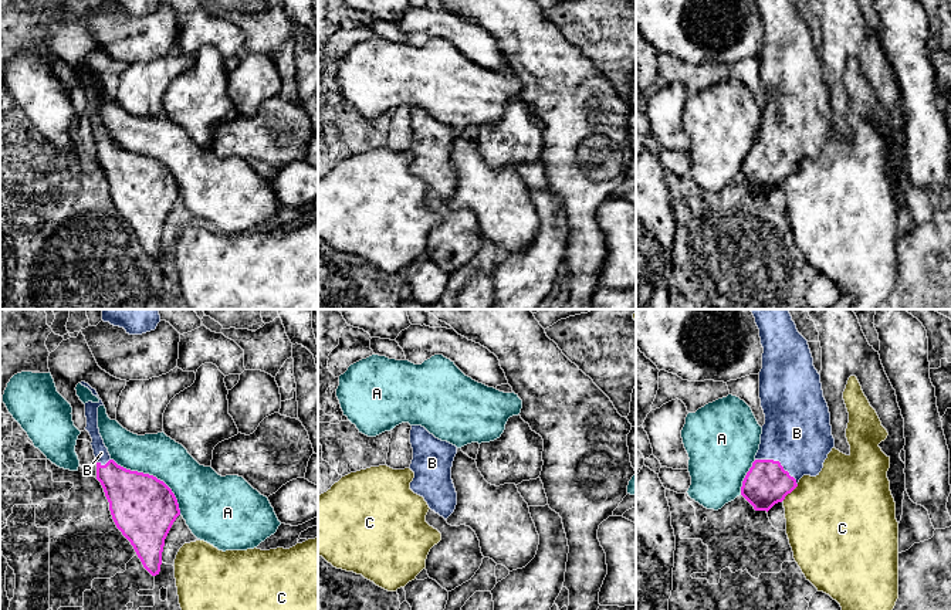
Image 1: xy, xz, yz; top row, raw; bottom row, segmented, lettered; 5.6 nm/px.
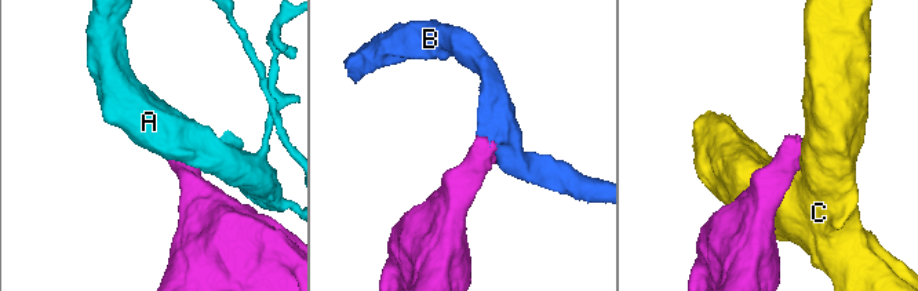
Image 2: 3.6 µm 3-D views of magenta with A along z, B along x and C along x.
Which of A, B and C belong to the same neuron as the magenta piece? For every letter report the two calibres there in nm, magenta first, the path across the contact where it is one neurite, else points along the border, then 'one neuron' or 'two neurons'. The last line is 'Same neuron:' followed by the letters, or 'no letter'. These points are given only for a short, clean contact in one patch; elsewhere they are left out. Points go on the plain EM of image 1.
A: calibres 380 and 260 nm; two neurons
B: calibres 240 and 380 nm; one neuron
C: calibres 240 and 460 nm; two neurons
Same neuron: B

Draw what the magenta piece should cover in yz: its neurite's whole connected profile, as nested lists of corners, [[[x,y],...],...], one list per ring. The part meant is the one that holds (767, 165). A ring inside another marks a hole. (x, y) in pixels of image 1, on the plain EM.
[[[755,0],[755,6],[764,30],[759,81],[765,106],[741,177],[755,193],[768,194],[803,157],[819,157],[835,121],[820,57],[792,0]]]

